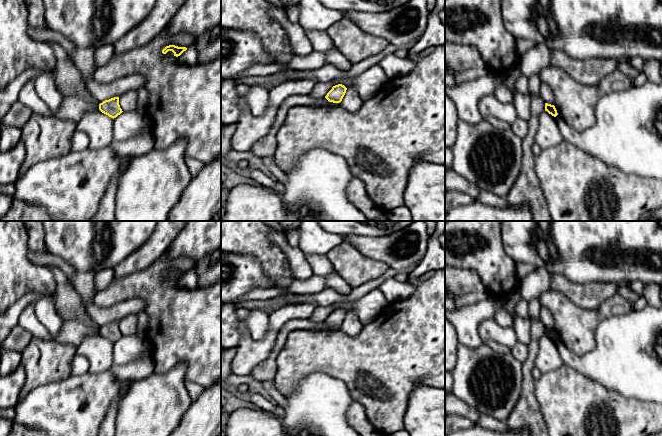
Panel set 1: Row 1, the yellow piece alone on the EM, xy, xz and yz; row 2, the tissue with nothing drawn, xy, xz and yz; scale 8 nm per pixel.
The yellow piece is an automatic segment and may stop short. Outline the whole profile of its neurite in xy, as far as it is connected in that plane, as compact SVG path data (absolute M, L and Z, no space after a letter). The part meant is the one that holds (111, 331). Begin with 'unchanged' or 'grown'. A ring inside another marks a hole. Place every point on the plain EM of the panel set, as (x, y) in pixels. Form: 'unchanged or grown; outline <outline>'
unchanged; outline M119 321L103 325L99 328L99 334L113 343L123 336L119 329Z

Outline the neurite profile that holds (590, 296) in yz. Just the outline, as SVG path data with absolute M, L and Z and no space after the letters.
M552 274L549 289L563 293L580 308L595 310L617 292L618 286L606 282L571 282L561 274Z

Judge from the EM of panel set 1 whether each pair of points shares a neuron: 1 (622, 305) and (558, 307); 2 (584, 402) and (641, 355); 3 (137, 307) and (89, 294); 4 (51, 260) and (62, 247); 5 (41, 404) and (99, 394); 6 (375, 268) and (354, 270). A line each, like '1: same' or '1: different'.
1: same
2: different
3: different
4: different
5: same
6: same

